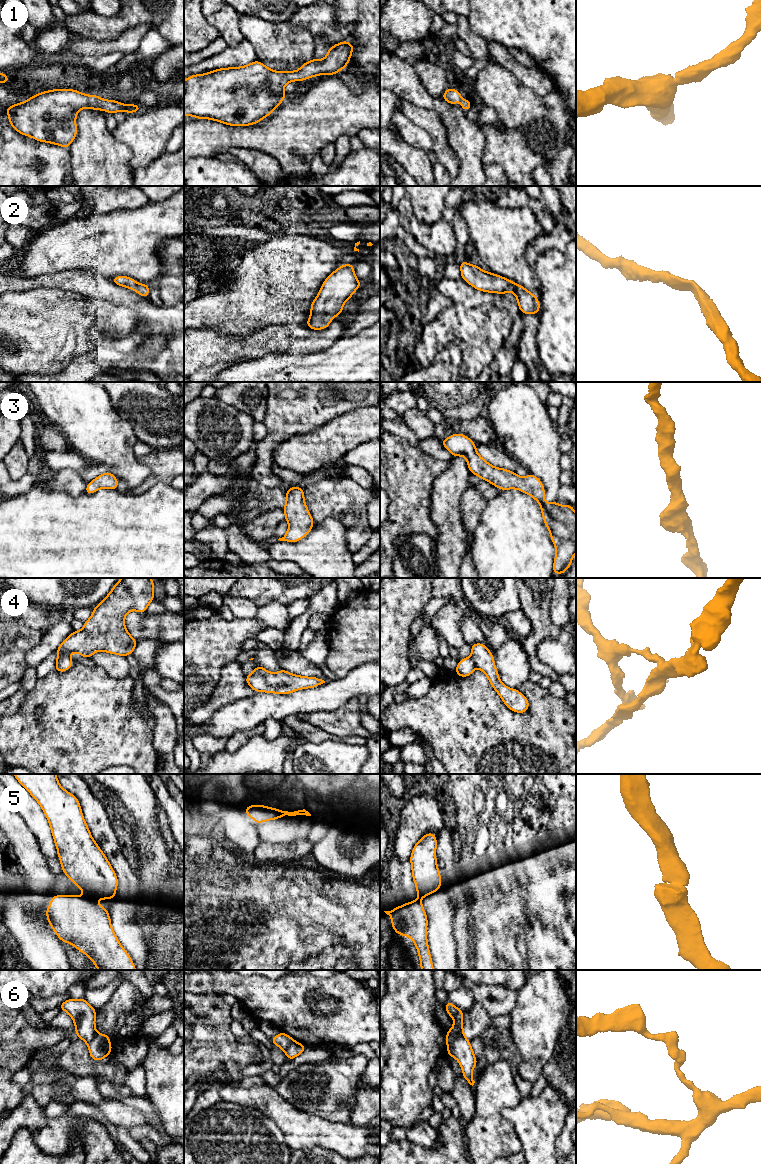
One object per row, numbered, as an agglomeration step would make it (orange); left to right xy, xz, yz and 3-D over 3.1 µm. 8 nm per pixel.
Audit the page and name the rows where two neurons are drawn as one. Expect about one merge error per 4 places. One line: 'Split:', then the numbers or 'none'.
Split: 4, 5, 6

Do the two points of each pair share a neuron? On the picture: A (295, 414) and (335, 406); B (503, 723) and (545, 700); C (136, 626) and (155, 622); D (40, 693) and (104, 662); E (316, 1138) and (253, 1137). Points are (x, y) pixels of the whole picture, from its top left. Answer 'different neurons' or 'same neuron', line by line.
A: same neuron
B: same neuron
C: same neuron
D: different neurons
E: different neurons

